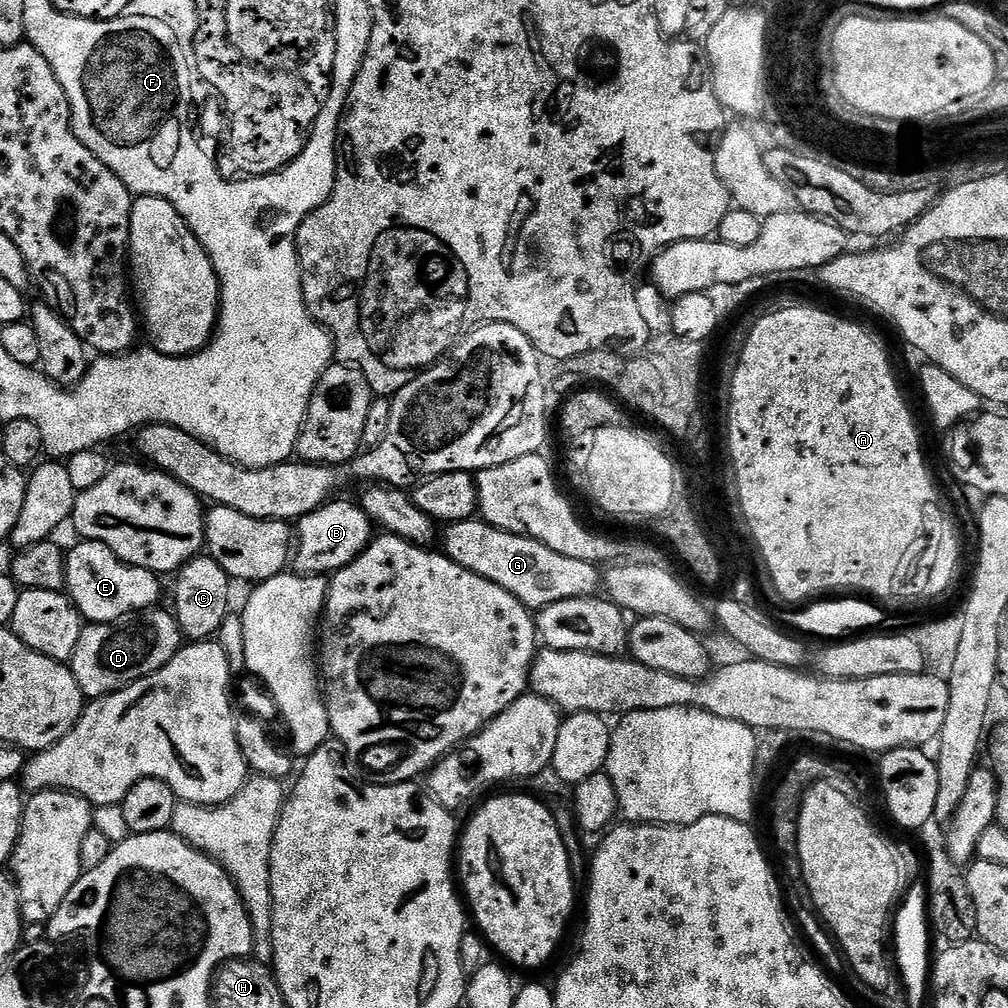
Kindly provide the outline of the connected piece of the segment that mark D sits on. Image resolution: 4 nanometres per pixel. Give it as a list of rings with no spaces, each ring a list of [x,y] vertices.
[[[163,607],[147,608],[145,612],[133,612],[122,620],[109,624],[85,623],[82,634],[78,638],[78,646],[74,646],[74,654],[70,661],[72,677],[76,679],[76,688],[88,695],[88,698],[109,696],[166,666],[174,659],[182,647],[180,627],[171,611],[163,612]]]

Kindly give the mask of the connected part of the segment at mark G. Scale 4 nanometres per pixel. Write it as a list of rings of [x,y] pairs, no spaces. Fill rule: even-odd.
[[[479,518],[459,520],[456,524],[449,524],[443,529],[443,555],[449,556],[455,564],[462,565],[466,570],[502,586],[514,598],[518,598],[530,610],[539,610],[550,606],[554,602],[562,602],[579,596],[595,596],[602,588],[602,572],[597,565],[582,562],[578,558],[566,558],[566,554],[558,554],[558,550],[550,550],[542,542],[532,540],[528,536],[515,536],[513,532],[503,532],[492,528]]]

